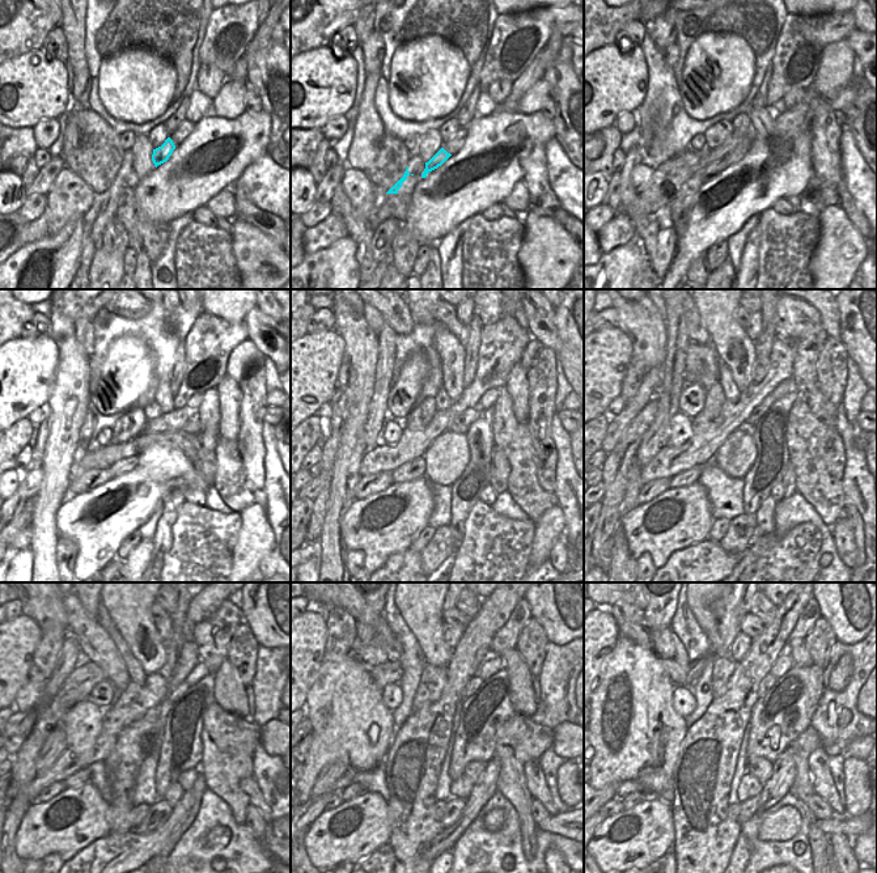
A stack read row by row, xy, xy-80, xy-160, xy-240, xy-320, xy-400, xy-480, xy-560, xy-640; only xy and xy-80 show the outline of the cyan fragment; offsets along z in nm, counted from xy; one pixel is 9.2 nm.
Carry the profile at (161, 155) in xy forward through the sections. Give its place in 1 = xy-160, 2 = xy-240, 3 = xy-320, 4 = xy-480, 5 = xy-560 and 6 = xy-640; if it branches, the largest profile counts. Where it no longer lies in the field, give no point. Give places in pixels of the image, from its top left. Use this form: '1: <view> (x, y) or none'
1: xy-160 (712, 170)
2: xy-240 (90, 479)
3: xy-320 (369, 484)
4: xy-480 (46, 795)
5: xy-560 (334, 800)
6: xy-640 (614, 806)

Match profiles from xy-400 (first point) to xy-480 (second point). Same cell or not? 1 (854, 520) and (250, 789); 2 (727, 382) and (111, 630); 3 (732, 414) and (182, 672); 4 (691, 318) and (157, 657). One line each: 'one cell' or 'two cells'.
1: one cell
2: one cell
3: one cell
4: two cells

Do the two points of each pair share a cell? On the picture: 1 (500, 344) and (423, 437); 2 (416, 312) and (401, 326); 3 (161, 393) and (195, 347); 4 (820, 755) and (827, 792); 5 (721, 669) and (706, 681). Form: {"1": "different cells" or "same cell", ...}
{"1": "same cell", "2": "different cells", "3": "different cells", "4": "same cell", "5": "different cells"}

